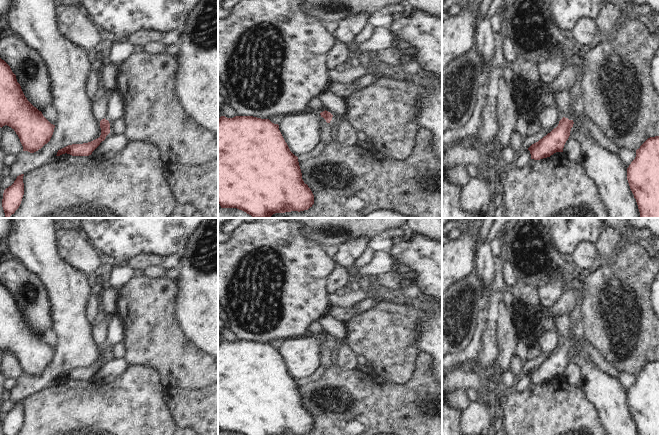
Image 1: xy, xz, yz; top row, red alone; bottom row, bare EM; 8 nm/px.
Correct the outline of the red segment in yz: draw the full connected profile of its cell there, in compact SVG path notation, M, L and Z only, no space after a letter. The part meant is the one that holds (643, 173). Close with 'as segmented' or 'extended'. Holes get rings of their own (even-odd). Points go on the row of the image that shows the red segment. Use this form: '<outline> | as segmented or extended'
M659 136L648 138L627 168L640 218L659 218Z | as segmented

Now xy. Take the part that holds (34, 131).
M0 58L0 127L11 127L18 135L23 151L34 153L47 144L54 132L55 125L51 124L25 97L16 75L10 66Z | as segmented

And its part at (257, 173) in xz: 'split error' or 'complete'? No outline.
complete

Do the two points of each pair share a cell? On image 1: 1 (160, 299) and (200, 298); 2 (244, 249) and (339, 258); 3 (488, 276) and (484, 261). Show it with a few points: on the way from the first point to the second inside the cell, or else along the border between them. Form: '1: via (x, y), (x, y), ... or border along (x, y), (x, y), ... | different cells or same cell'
1: border along (175, 279), (177, 284), (175, 316), (179, 322) | different cells
2: border along (332, 258), (338, 265) | different cells
3: via (486, 272), (485, 265) | same cell

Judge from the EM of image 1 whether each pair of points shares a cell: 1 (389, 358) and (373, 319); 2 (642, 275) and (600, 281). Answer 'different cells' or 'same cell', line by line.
1: same cell
2: same cell

